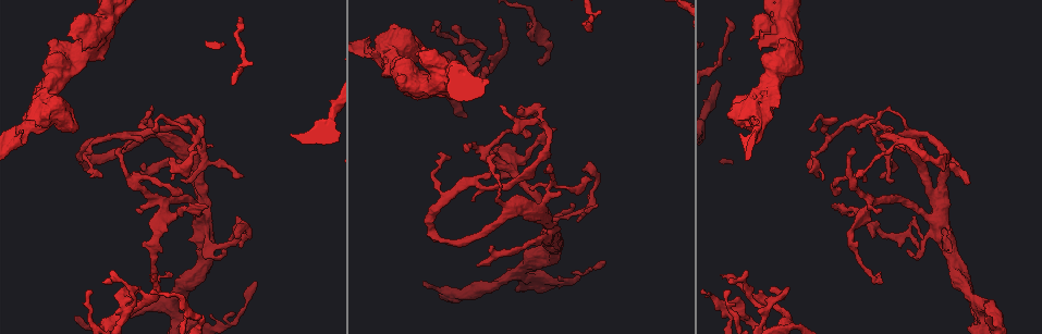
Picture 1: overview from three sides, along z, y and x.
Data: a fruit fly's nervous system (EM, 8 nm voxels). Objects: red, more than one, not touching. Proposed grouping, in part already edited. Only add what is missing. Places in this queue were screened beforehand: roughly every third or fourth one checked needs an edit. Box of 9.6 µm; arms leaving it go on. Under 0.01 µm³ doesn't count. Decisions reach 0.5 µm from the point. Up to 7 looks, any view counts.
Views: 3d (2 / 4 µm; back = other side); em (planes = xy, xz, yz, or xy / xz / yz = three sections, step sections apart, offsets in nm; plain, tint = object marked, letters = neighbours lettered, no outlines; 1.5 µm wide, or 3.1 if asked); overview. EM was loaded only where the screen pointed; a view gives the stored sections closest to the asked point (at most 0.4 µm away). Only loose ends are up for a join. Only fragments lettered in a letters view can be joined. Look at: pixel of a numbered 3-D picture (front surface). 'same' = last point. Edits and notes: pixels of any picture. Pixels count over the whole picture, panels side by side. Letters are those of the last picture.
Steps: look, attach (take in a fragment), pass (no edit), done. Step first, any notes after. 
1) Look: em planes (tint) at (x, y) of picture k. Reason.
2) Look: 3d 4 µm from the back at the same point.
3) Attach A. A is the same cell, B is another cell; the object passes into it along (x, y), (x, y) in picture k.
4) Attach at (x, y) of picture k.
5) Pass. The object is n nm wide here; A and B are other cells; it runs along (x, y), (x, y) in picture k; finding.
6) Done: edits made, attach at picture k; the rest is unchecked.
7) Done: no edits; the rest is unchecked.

Look: 3d 2 µm at (500, 18) of picture 1. Thin end.

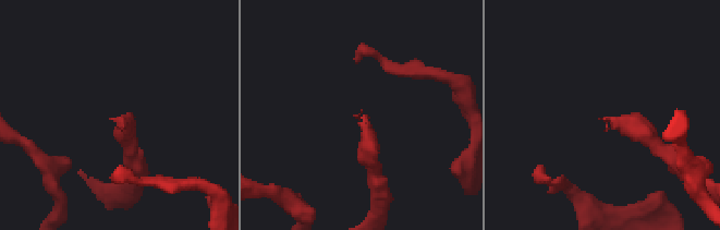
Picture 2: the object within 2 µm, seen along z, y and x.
Look: em xz step 8 (letters) at (360, 117) of picture 2.

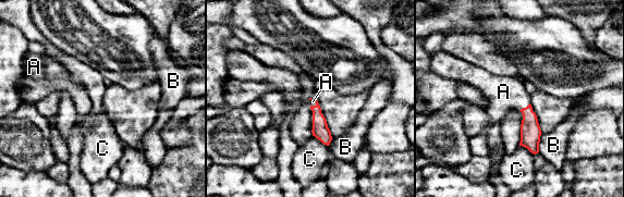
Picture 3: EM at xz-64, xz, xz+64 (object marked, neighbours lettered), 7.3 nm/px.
Attach A. The object is 90 nm wide here; the longest contact is with B, 150 nm; A is the same cell, B and C are other cells; the neuron continues.

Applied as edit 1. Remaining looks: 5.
Look: 3d 2 µm at (939, 241) of picture 1.

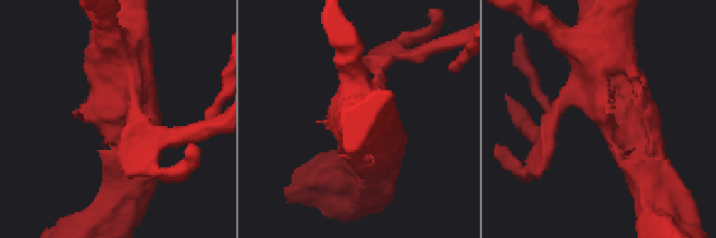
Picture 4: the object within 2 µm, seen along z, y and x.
Look: em planes (letters) at (83, 119) of picture 4. Need the tissue.

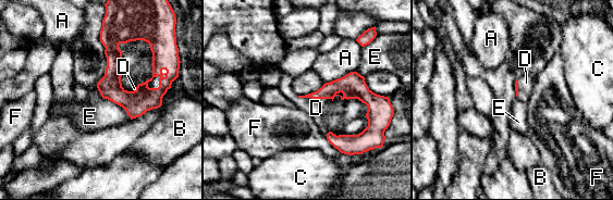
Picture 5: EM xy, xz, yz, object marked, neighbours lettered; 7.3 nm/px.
Attach D. D is the same cell, A, B, C, E and F are other cells; the object passes into it along (345, 85), (315, 98), (316, 108) in picture 5; the neuron continues.

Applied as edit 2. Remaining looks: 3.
Look: overview.

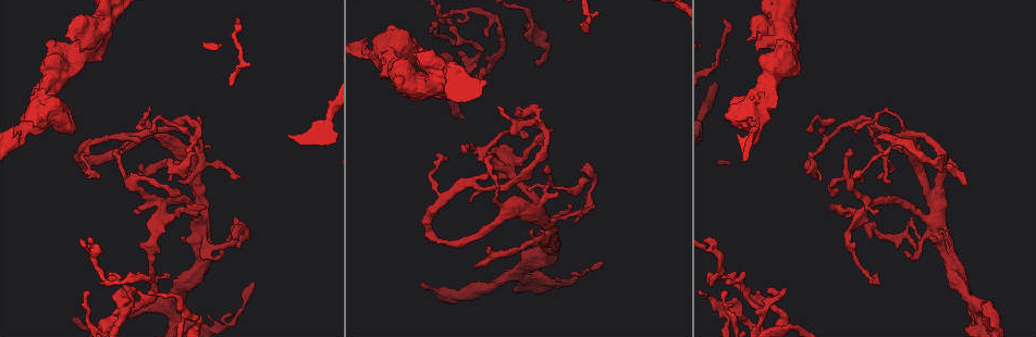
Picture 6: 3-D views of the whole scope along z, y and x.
Look: 3d 4 µm at (829, 206) of picture 6. Tapers out.

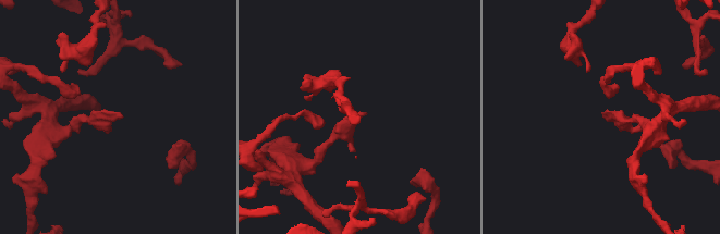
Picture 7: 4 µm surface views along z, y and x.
Look: em planes (letters) at (602, 112) of picture 7.

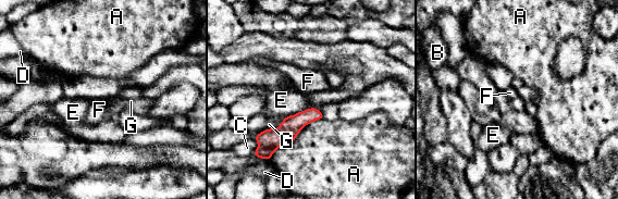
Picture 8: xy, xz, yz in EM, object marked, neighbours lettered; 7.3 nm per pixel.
Pass. The object is 130 nm wide here; A, B, C, D, E, F and G are other cells; a border runs along (311, 107), (285, 117) in picture 8; no lettered fragment goes on from it.

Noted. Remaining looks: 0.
Done: edits made, attach at picture 3, attach at picture 5; the rest is unchecked.

